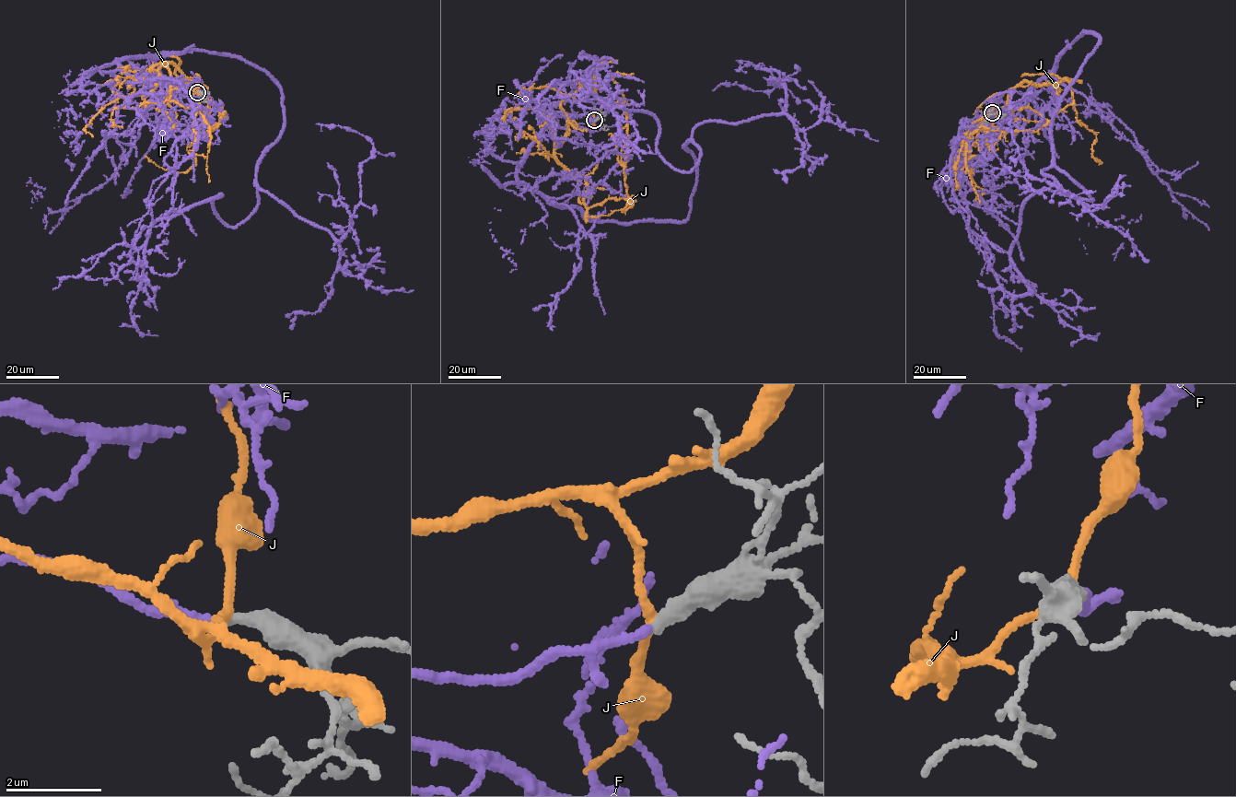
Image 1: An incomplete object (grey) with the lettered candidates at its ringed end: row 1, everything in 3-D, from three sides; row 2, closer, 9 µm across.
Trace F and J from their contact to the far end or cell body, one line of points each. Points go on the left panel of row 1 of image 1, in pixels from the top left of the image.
F: (197, 92), (117, 63), (198, 50), (265, 70), (285, 122), (256, 184), (337, 240), (373, 143), (321, 131)
J: (198, 91), (170, 89), (160, 64), (205, 87), (209, 112), (187, 147), (195, 164), (186, 171), (145, 156)

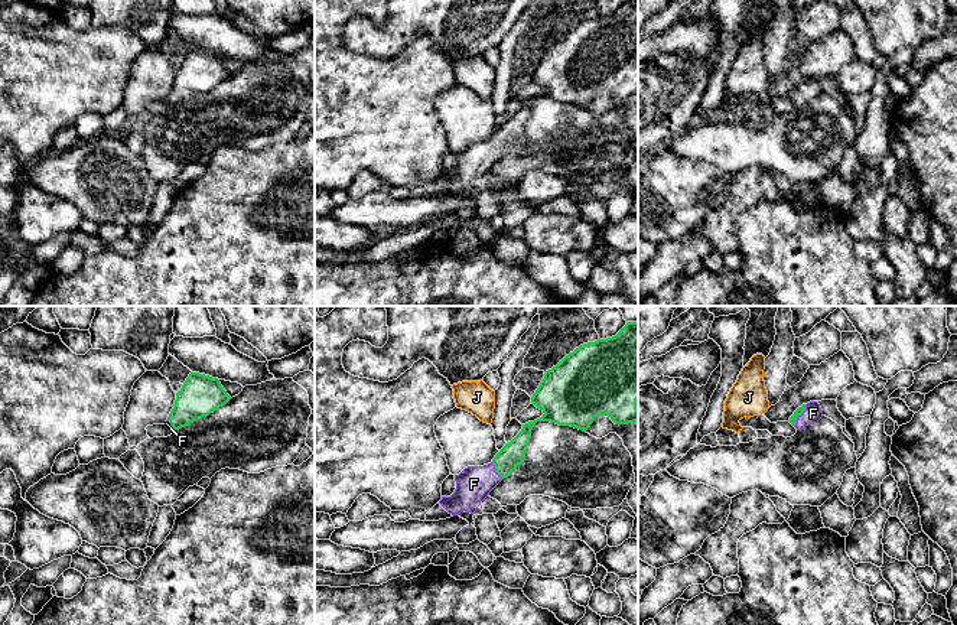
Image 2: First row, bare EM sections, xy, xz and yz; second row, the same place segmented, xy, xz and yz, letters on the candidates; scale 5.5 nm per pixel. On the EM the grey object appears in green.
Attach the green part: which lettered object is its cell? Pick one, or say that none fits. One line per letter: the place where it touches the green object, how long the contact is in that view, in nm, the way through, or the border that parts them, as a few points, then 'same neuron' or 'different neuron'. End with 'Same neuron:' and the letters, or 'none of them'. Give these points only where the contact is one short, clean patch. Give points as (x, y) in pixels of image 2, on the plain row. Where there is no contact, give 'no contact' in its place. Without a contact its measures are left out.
F: contact yz (800, 91); length 140 nm; way yz (800, 87), (800, 91), (813, 90); same neuron
J: no contact; different neuron
Same neuron: F

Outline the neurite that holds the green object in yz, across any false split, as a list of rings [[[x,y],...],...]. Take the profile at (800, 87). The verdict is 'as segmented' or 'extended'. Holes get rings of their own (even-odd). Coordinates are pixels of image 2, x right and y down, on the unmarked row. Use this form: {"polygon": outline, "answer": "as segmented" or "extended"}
{"polygon": [[[810,78],[798,84],[794,91],[790,94],[790,100],[801,107],[808,101],[817,100],[823,94],[823,87],[817,78]]], "answer": "extended"}

